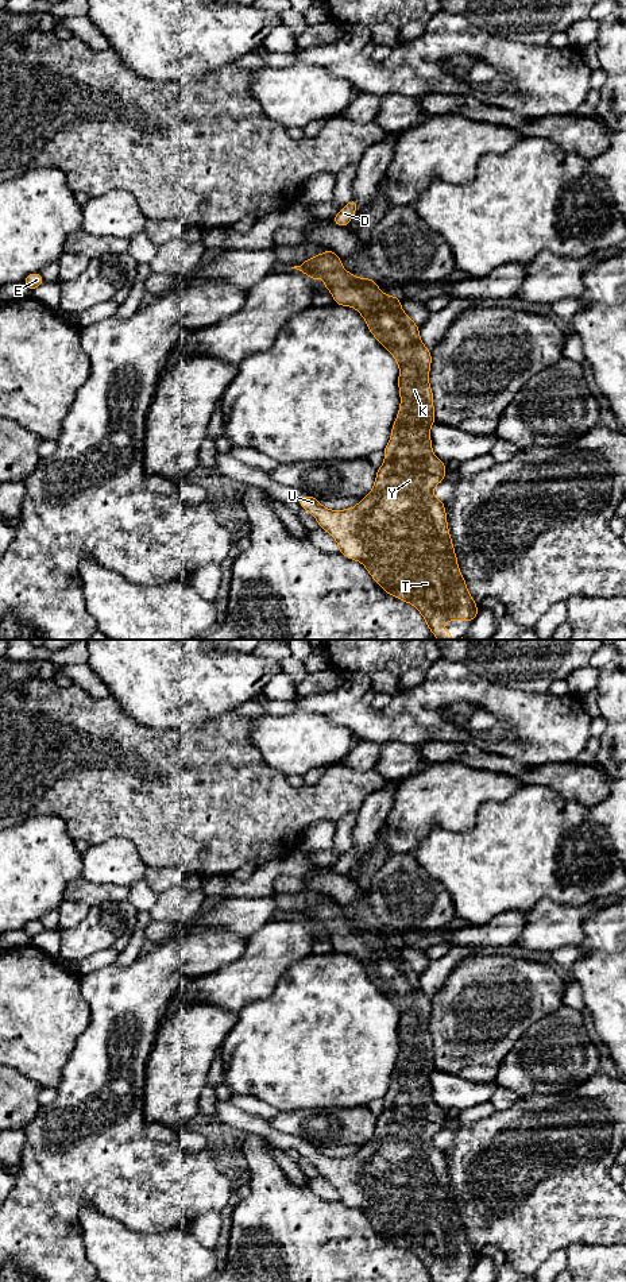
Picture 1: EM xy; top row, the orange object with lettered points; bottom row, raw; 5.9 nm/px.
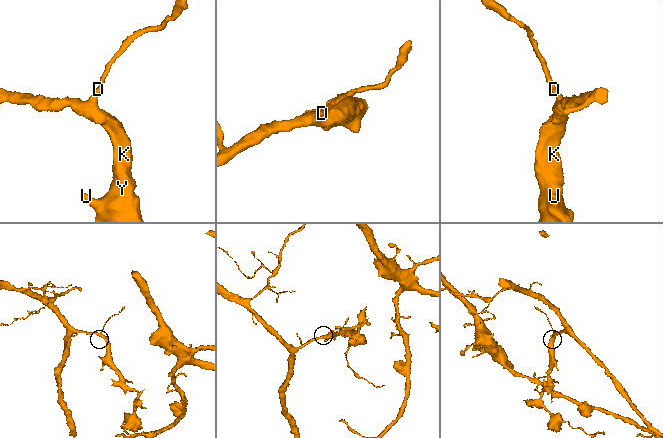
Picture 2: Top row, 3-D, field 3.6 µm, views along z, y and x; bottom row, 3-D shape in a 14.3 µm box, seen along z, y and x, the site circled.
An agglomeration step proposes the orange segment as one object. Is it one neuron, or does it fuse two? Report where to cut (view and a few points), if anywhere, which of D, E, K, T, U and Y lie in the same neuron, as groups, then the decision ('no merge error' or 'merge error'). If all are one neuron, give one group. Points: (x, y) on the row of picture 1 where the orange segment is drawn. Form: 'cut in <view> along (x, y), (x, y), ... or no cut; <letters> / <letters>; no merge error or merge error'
no cut; D E K T U Y; no merge error

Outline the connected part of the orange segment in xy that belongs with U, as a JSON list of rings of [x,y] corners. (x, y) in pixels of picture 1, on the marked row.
[[[326,250],[291,269],[302,271],[314,281],[324,278],[325,283],[322,286],[332,293],[335,304],[352,306],[362,314],[372,336],[385,345],[399,366],[398,387],[401,397],[399,412],[393,424],[391,437],[383,449],[385,462],[378,468],[372,490],[355,507],[345,510],[329,510],[309,494],[305,494],[298,505],[301,509],[312,513],[320,528],[336,540],[340,553],[347,559],[360,561],[366,567],[385,592],[413,605],[421,613],[437,640],[456,640],[444,629],[444,622],[475,621],[479,609],[470,595],[457,565],[456,552],[447,524],[444,501],[433,497],[434,487],[445,480],[447,467],[433,453],[430,440],[430,426],[436,422],[433,391],[429,385],[432,352],[424,345],[417,324],[403,312],[399,294],[389,297],[378,287],[375,279],[359,278],[348,273],[343,267],[340,256],[333,251]]]

